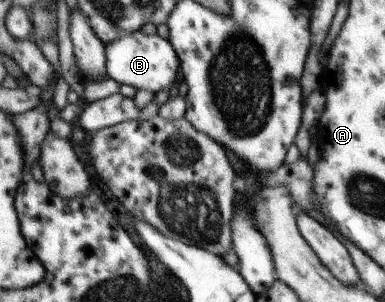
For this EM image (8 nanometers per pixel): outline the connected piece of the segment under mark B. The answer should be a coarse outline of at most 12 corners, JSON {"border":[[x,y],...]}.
{"border":[[139,30],[104,46],[108,78],[151,94],[180,65],[168,39]]}

